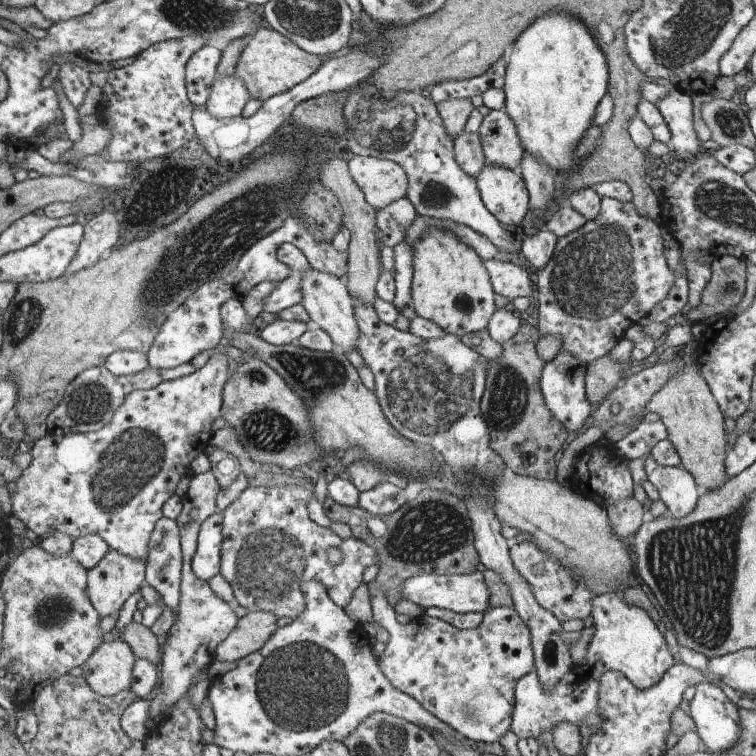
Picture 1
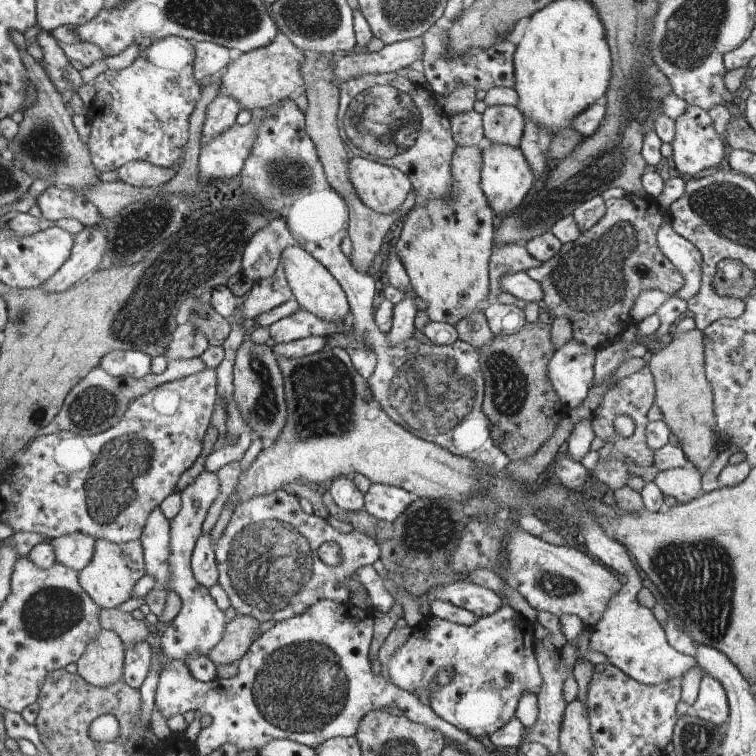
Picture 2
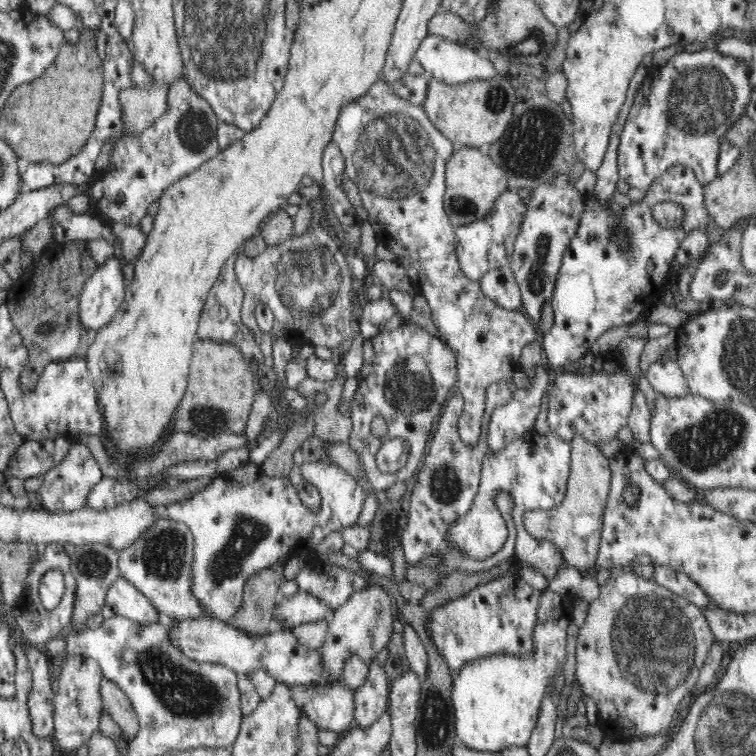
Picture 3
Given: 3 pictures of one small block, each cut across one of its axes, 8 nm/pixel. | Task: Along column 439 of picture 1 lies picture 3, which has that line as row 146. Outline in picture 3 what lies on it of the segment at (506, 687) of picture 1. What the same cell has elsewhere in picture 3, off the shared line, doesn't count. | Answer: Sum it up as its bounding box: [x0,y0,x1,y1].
[618,47,752,190]

